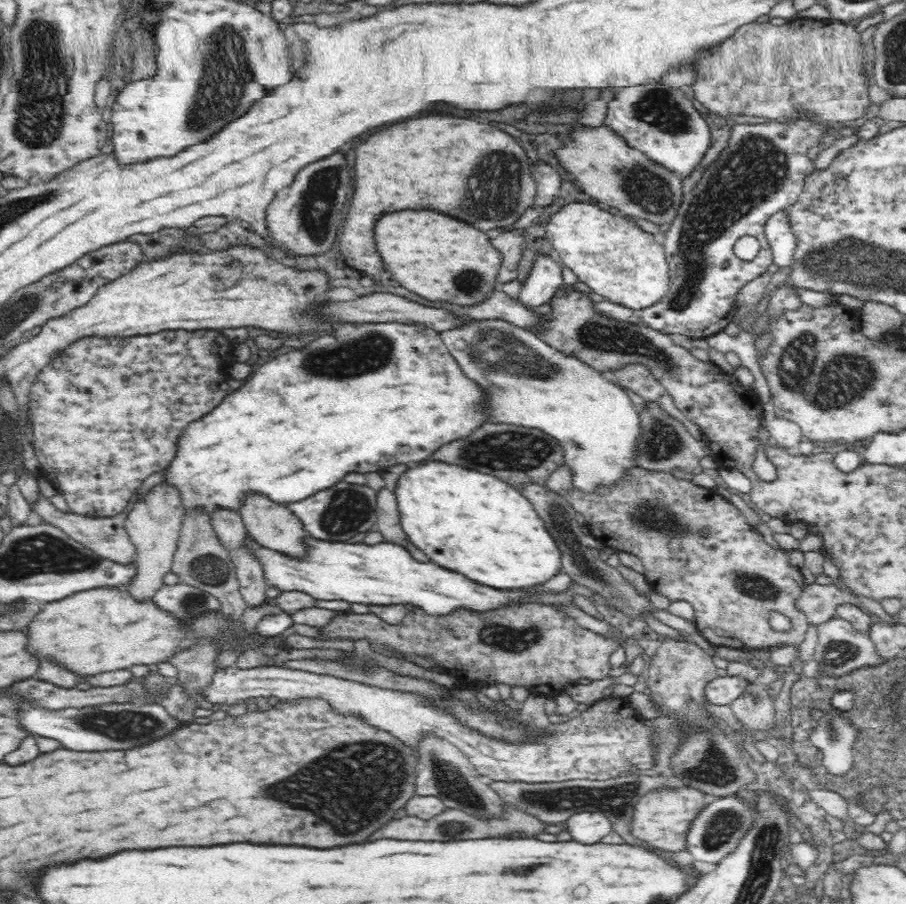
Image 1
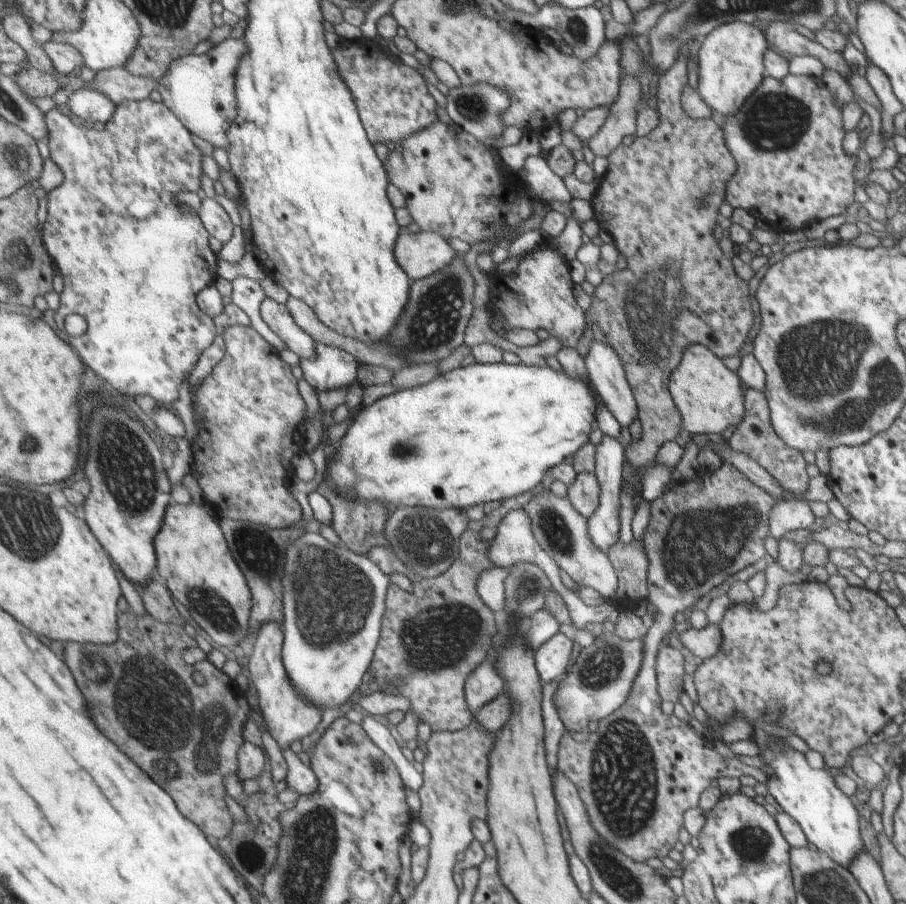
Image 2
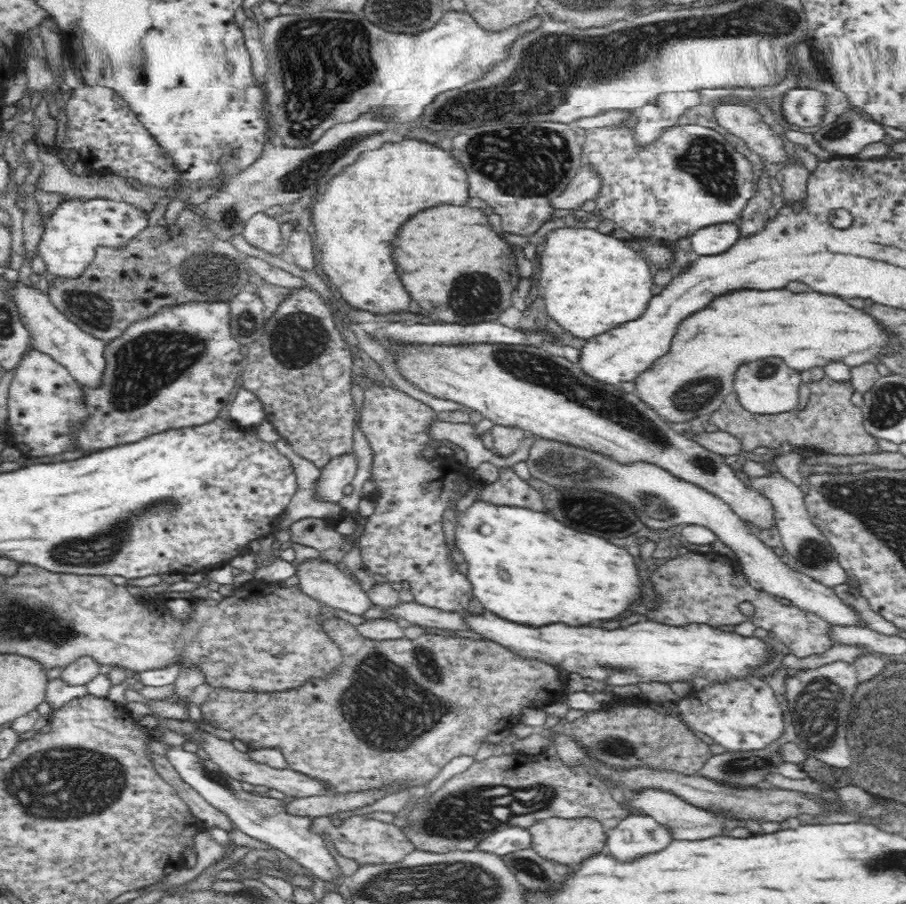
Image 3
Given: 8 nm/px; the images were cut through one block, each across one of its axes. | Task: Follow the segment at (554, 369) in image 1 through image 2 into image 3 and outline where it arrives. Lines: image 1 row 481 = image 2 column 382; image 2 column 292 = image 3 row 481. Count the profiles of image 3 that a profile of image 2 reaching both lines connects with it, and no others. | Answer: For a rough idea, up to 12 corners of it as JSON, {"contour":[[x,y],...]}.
{"contour":[[537,437],[550,485],[602,489],[645,524],[707,526],[752,588],[834,627],[862,614],[751,532],[725,502],[653,464]]}

